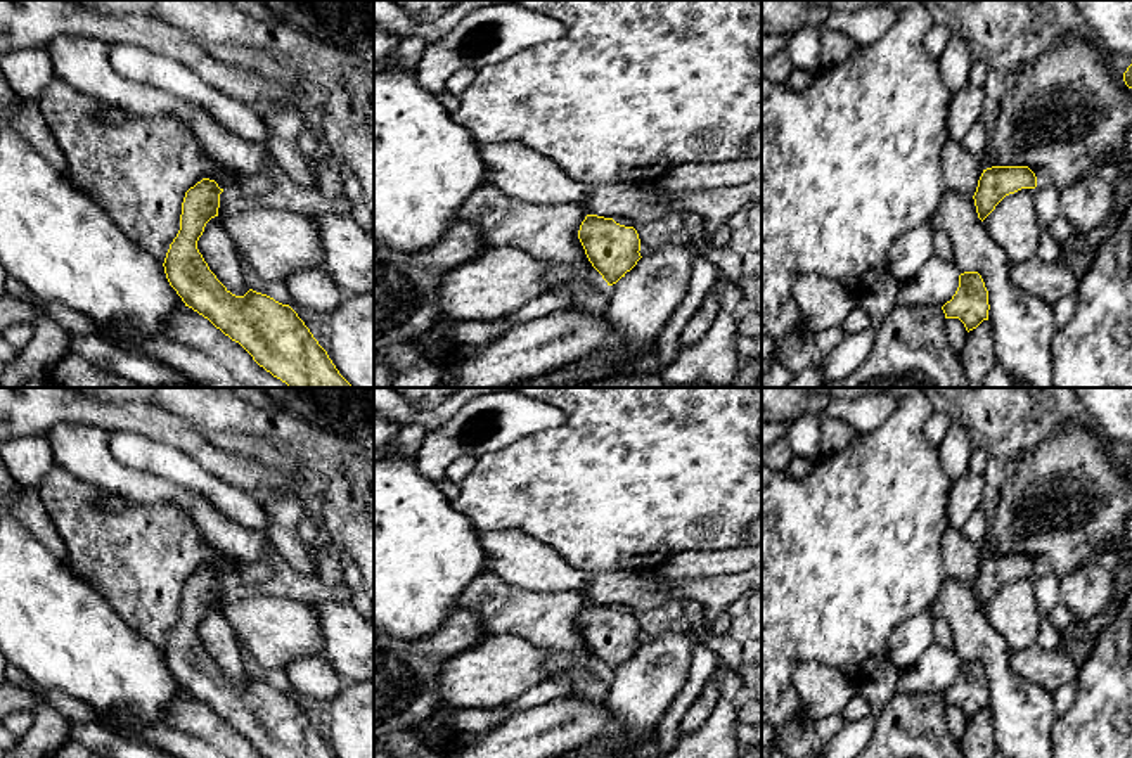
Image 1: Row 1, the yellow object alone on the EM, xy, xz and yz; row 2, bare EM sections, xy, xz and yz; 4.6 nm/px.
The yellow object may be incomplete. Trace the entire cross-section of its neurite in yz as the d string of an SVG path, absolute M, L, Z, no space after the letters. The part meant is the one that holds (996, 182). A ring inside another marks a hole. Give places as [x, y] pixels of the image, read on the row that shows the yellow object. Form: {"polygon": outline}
{"polygon": "M992 166L983 170L973 196L978 218L983 222L1006 196L1035 187L1037 177L1028 166Z"}

